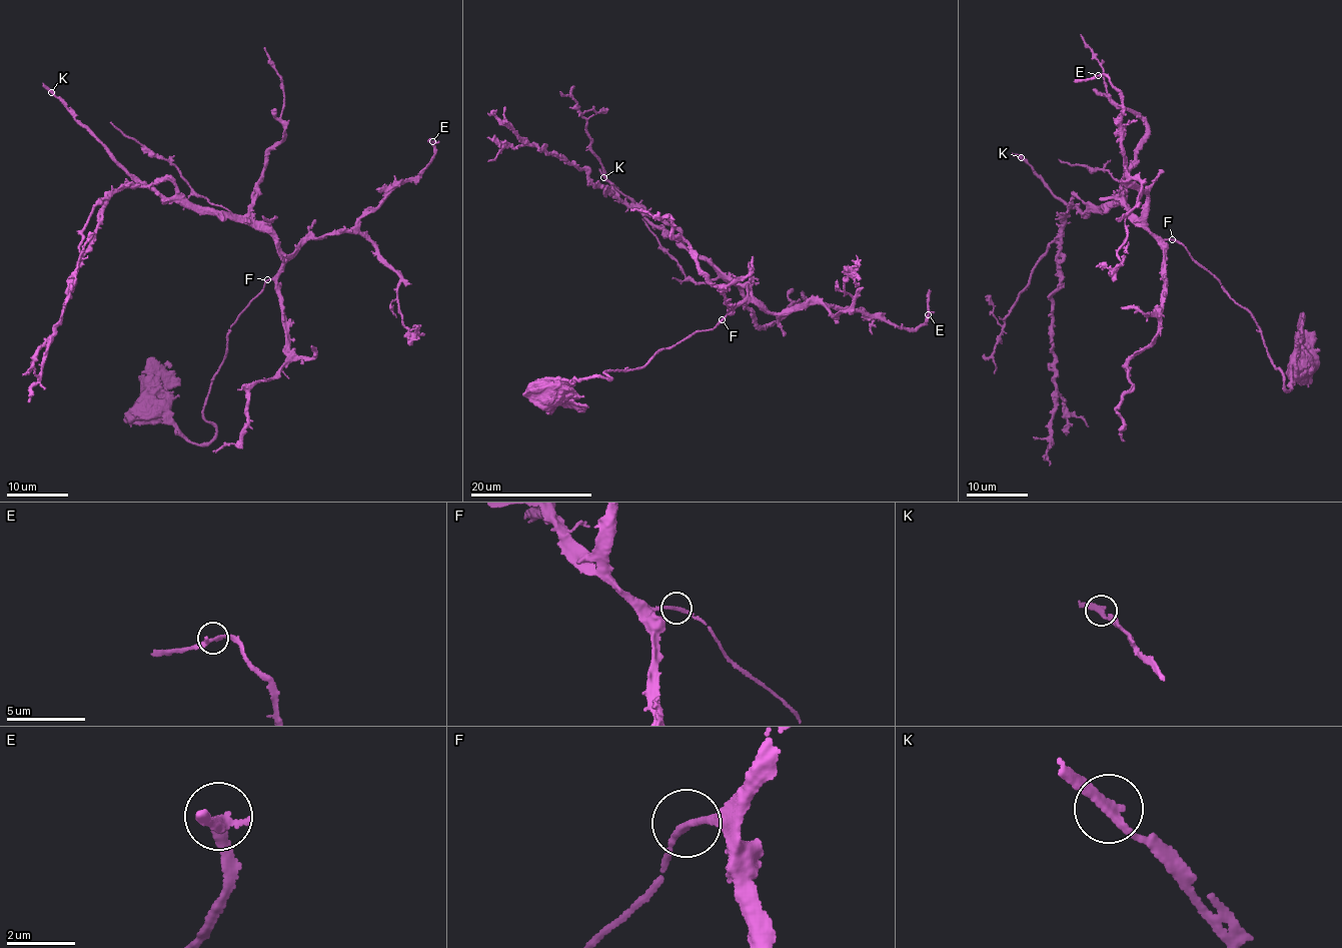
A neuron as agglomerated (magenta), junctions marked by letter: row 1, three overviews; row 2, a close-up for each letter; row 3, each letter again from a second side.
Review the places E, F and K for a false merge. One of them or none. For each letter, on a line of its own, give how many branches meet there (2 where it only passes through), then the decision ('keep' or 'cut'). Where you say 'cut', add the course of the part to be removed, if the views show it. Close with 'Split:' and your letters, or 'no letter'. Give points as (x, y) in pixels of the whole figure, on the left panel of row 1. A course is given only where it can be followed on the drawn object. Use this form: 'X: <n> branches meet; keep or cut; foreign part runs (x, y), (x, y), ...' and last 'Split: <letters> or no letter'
E: 2 branches meet; keep
F: 2 branches meet; keep
K: 2 branches meet; keep
Split: no letter

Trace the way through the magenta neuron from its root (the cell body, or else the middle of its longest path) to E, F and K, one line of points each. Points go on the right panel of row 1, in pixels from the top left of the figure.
E: (1301, 362), (1287, 390), (1254, 318), (1181, 243), (1149, 230), (1147, 194), (1123, 160), (1119, 93), (1097, 75)
F: (1301, 362), (1292, 371), (1287, 390), (1282, 371), (1271, 362), (1254, 318), (1188, 250), (1172, 240)
K: (1301, 362), (1287, 390), (1254, 318), (1181, 243), (1157, 237), (1126, 204), (1085, 214), (1051, 192), (1021, 156)

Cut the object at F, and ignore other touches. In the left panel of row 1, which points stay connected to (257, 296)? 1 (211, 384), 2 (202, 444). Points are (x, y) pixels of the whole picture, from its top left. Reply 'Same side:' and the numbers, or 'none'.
Same side: 1, 2

